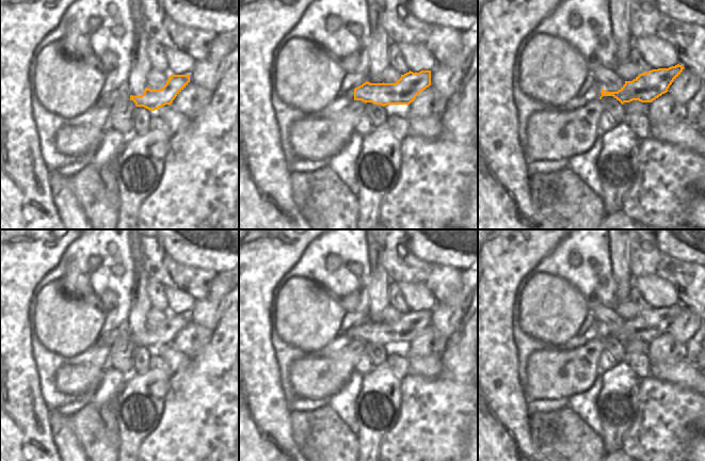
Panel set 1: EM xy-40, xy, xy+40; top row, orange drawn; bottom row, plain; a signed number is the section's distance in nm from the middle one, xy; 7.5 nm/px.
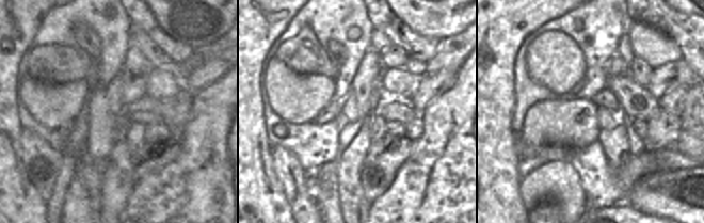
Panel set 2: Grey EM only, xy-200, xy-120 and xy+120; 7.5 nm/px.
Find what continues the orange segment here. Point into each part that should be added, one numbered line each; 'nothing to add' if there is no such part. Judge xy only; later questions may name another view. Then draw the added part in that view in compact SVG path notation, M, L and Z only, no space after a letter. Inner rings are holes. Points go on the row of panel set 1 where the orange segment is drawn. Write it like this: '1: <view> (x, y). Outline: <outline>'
1: xy (341, 101). Outline: M349 90L342 96L335 98L327 107L319 113L308 115L308 117L320 117L325 113L339 112L341 109L350 105L354 100L354 90Z

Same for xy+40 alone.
1: xy+40 (594, 92). Outline: M596 82L591 85L581 96L577 96L566 102L561 109L564 111L573 111L579 109L592 100L596 100L602 96L602 86Z

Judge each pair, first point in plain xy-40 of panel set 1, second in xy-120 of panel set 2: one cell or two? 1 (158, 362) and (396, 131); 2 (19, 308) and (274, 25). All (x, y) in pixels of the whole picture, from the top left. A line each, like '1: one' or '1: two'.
1: one
2: one

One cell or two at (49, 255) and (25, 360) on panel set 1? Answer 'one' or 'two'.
one

